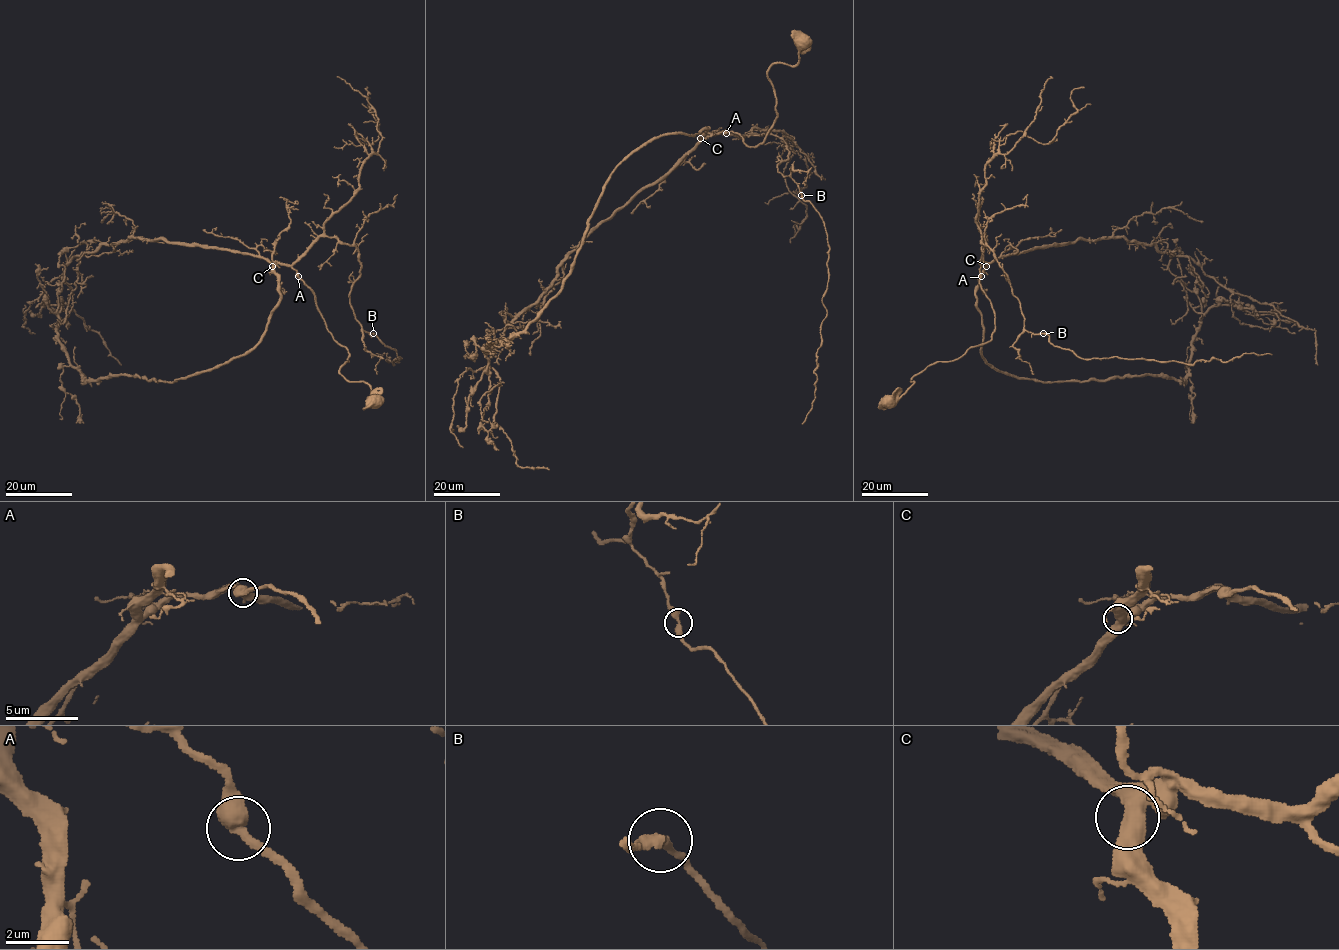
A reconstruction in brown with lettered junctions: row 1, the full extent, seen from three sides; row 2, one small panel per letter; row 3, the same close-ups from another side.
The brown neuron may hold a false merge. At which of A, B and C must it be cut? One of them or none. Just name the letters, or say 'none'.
none

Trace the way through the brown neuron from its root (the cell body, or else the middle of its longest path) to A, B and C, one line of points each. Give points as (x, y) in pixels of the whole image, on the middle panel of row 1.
A: (803, 40), (794, 65), (774, 63), (767, 72), (777, 118), (765, 140), (749, 147), (738, 133), (725, 133)
B: (803, 40), (794, 65), (767, 72), (777, 118), (765, 140), (720, 133), (782, 138), (777, 171), (802, 195)
C: (803, 40), (794, 65), (774, 63), (767, 72), (777, 118), (761, 143), (749, 147), (732, 131), (700, 138)

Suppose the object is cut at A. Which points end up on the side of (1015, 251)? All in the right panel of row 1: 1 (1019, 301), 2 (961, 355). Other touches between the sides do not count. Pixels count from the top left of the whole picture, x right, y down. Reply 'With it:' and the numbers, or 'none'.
With it: 1

